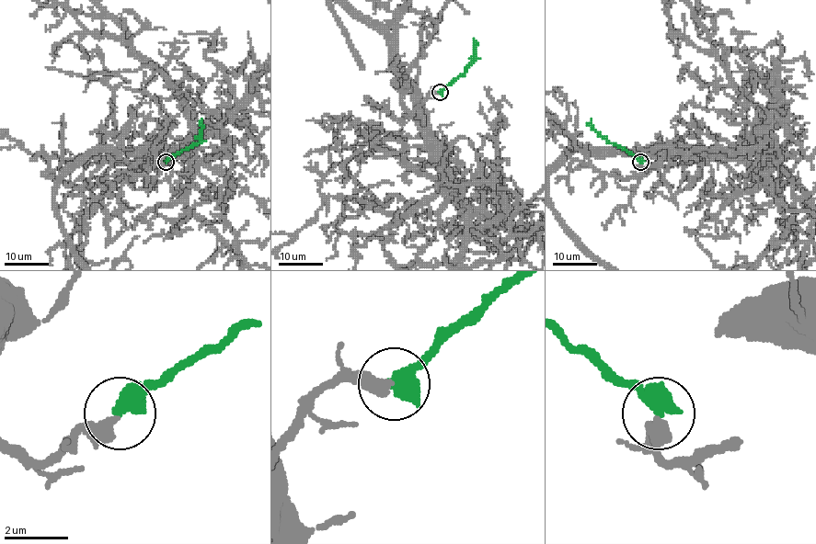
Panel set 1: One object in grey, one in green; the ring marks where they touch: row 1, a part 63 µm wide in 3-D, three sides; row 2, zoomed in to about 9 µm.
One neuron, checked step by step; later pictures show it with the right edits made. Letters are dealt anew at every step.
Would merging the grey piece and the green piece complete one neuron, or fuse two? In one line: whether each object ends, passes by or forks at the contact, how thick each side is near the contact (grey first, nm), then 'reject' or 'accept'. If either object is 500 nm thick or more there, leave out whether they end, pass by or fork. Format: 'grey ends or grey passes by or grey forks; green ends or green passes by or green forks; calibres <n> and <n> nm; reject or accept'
calibres 420 and 600 nm; accept

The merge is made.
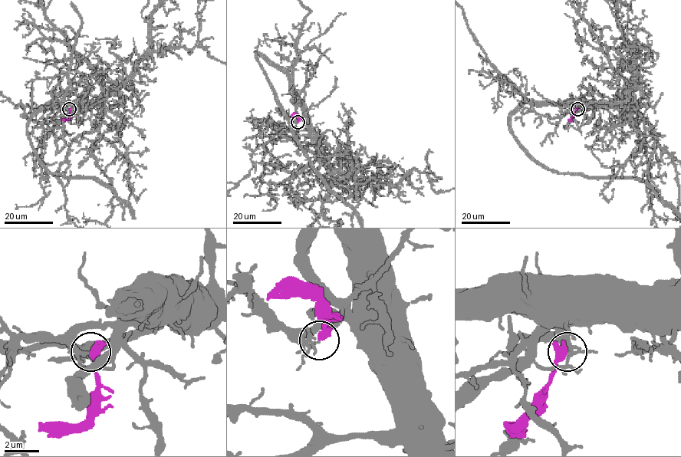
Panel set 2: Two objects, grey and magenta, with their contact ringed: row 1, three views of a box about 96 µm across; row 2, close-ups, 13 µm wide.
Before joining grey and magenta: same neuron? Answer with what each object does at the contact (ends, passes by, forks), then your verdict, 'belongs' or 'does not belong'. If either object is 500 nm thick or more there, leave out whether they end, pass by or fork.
grey forks | magenta ends | does not belong

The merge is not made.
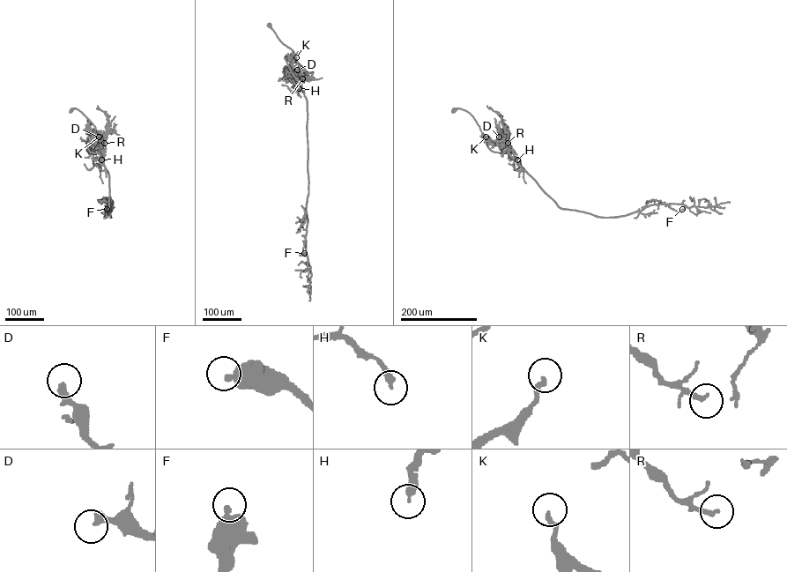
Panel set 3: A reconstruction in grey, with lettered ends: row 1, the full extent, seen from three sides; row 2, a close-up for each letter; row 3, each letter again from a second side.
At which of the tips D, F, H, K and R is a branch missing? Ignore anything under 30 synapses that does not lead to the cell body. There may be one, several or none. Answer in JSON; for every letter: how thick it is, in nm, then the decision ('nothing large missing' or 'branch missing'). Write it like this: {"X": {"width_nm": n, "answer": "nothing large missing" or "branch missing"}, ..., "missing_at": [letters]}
{"D": {"width_nm": 320, "answer": "nothing large missing"}, "F": {"width_nm": 500, "answer": "nothing large missing"}, "H": {"width_nm": 300, "answer": "nothing large missing"}, "K": {"width_nm": 200, "answer": "nothing large missing"}, "R": {"width_nm": 140, "answer": "nothing large missing"}, "missing_at": []}

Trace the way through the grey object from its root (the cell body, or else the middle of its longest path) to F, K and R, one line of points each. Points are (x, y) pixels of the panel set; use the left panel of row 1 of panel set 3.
F: (71, 110), (80, 111), (95, 128), (92, 141), (99, 141), (108, 174), (110, 217), (107, 204), (107, 209)
K: (71, 110), (80, 111), (95, 127), (93, 143), (99, 137)
R: (71, 110), (80, 111), (94, 126), (92, 141), (104, 143)

